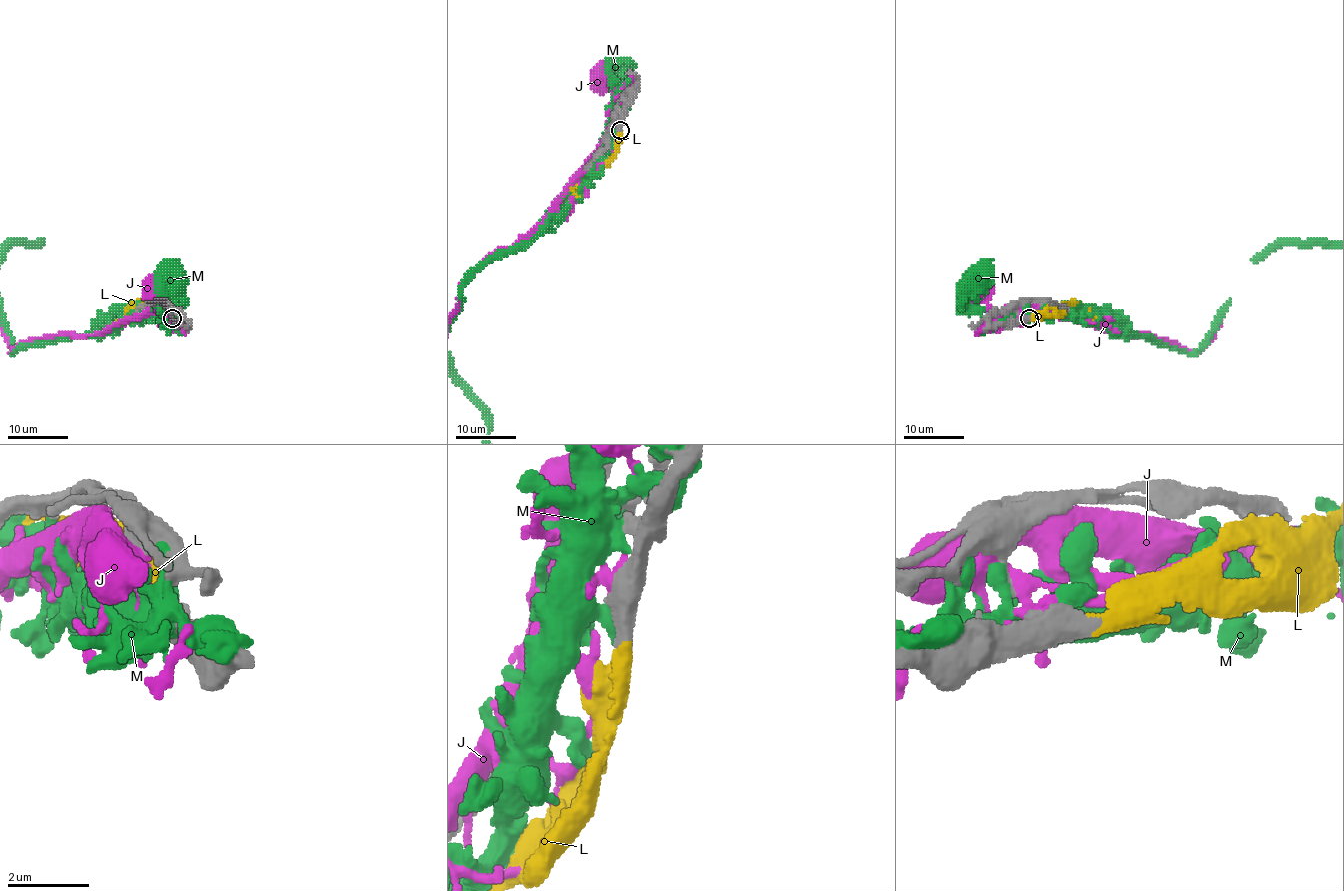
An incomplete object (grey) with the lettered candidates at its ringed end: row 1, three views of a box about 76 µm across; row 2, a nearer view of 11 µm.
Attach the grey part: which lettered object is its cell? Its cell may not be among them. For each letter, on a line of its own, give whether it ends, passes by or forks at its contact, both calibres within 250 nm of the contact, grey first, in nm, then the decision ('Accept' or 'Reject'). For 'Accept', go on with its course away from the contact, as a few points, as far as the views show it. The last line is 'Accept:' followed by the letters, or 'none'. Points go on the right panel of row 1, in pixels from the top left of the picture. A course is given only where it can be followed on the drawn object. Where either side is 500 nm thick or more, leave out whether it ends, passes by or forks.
J: It passes by. Thickness 460 nm (grey) against 320 nm. Reject
L: Thickness 550 nm (grey) against 380 nm. Accept. Its course: (1028, 320), (1048, 317), (1061, 304), (1072, 302), (1091, 322), (1099, 322)
M: Thickness 480 nm (grey) against 550 nm. Reject
Accept: L

